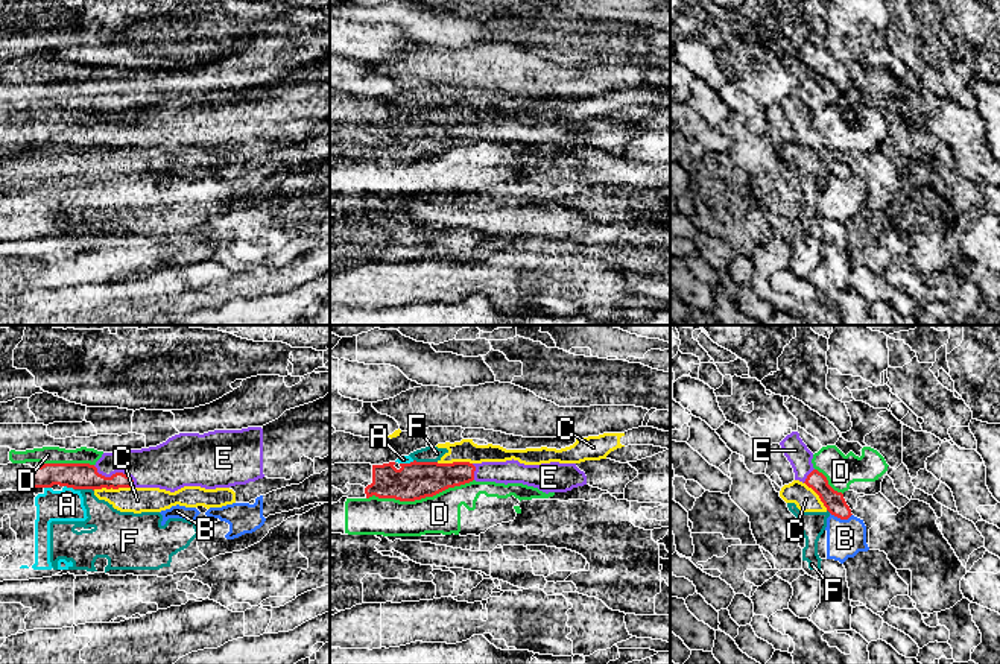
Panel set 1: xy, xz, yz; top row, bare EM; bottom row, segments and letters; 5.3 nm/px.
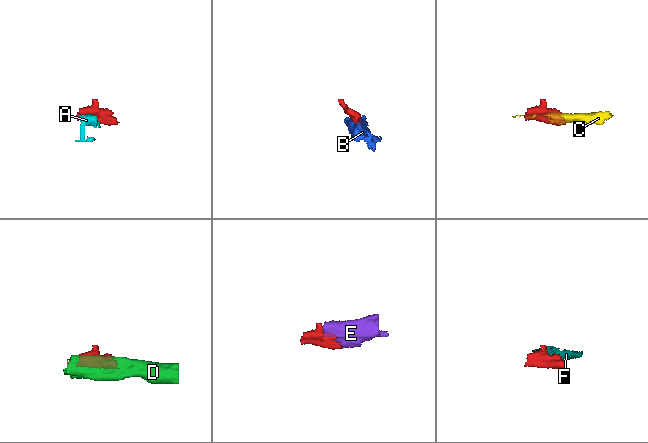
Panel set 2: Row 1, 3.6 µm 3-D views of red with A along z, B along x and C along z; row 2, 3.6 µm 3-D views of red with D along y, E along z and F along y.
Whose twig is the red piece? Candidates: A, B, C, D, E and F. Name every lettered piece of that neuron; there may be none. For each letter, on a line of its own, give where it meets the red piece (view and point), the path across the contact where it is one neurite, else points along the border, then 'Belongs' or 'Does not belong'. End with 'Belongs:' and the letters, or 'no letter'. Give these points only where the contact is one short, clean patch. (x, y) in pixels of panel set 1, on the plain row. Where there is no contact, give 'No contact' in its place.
A: Touches red at xy (69, 146). Boundary: xy (64, 145), (73, 149). Does not belong
B: Touches red at yz (841, 178). Boundary: yz (830, 172), (841, 178), (851, 175). Does not belong
C: Touches red at xy (113, 148). Boundary: xy (134, 146), (93, 149). Does not belong
D: Touches red at xz (420, 158). Does not belong
E: Touches red at xy (114, 134). Belongs
F: Touches red at xz (426, 122). Boundary: xz (414, 119), (436, 122). Does not belong
Belongs: E

